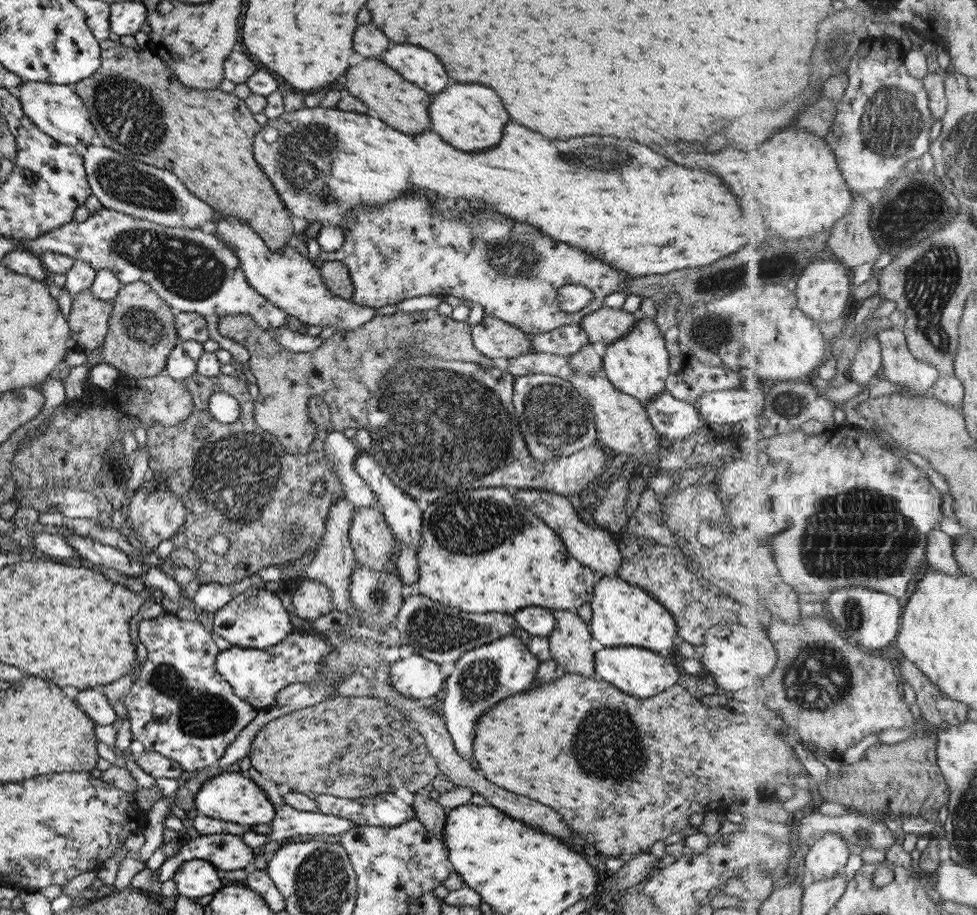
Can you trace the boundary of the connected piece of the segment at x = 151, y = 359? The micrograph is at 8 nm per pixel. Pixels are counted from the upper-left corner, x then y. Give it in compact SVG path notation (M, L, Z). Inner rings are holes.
M141 281L124 284L119 287L116 297L112 302L112 310L108 318L108 331L101 346L86 353L86 366L89 369L97 364L105 363L118 372L119 377L128 376L132 380L145 380L147 377L164 373L165 360L171 349L179 342L174 329L174 315L170 309L156 294L155 291Z

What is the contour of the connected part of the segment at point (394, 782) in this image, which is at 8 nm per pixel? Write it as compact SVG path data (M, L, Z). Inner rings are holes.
M333 696L267 722L251 738L249 766L267 772L275 784L285 784L293 792L308 796L331 795L339 798L372 797L393 793L397 788L420 792L438 774L435 759L428 753L423 737L408 726L397 708L373 696Z

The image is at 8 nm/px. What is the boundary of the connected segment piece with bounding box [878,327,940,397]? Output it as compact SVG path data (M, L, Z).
M895 328L879 332L882 348L883 376L890 382L895 382L906 388L901 393L910 395L933 395L933 386L940 377L938 368L927 361L919 360L910 351L906 333Z

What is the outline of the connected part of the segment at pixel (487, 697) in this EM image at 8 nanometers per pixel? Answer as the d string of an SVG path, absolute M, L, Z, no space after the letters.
M507 634L490 643L461 653L461 656L455 661L452 673L443 682L442 716L445 728L452 738L455 752L463 760L471 758L472 734L475 732L478 716L506 696L529 690L536 683L535 674L537 674L538 664L538 660L528 651L526 645L521 641L521 636L517 634Z

